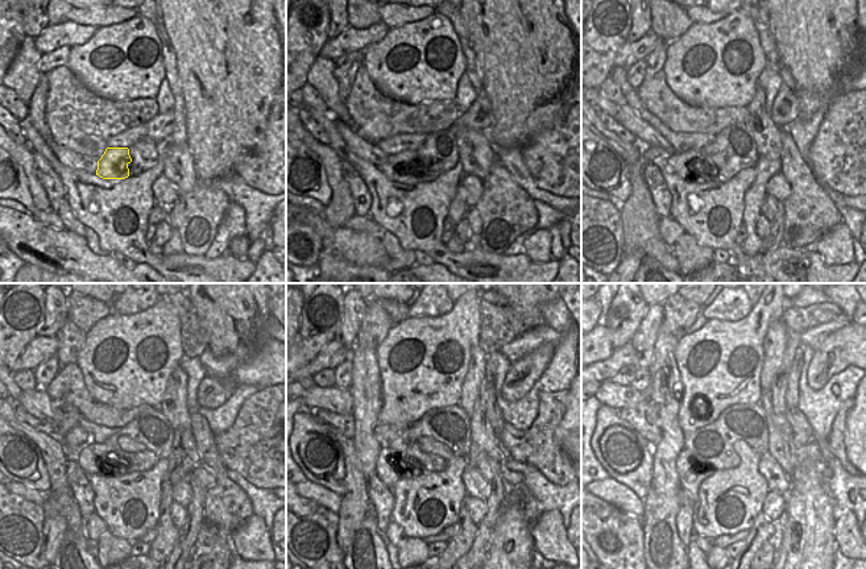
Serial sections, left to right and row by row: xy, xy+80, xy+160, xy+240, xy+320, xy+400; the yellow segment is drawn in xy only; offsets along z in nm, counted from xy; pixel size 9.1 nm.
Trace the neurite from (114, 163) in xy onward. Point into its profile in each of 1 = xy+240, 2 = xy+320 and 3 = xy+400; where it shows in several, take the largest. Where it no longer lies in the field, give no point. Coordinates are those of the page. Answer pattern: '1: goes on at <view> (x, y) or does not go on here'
1: goes on at xy+240 (91, 460)
2: goes on at xy+320 (389, 468)
3: goes on at xy+400 (691, 473)

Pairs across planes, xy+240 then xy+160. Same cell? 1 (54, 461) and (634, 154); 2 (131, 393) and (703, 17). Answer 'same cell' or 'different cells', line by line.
1: same cell
2: different cells

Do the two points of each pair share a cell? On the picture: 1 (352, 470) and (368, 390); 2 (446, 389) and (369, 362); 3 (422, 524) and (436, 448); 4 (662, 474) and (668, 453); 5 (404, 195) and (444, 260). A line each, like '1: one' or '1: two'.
1: two
2: two
3: one
4: one
5: one

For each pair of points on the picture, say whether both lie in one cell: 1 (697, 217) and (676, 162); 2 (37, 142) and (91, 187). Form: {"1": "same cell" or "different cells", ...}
{"1": "different cells", "2": "same cell"}

